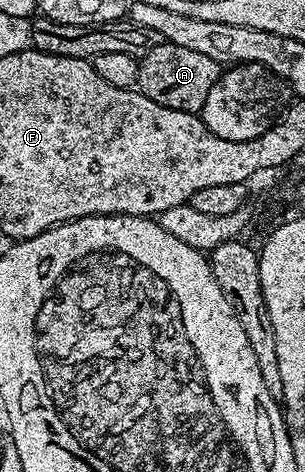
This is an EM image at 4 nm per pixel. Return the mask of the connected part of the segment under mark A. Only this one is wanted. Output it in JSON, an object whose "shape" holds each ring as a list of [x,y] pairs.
{"shape":[[[164,42],[143,56],[139,66],[137,88],[145,97],[161,106],[167,106],[168,109],[195,113],[200,113],[203,102],[207,100],[208,93],[223,71],[222,65],[213,58]]]}

